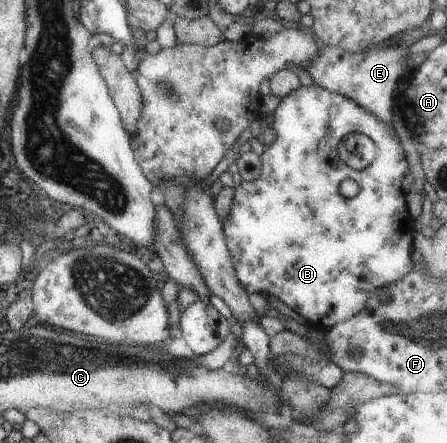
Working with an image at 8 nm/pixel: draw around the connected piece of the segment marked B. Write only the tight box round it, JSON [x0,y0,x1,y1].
[224,84,415,331]

